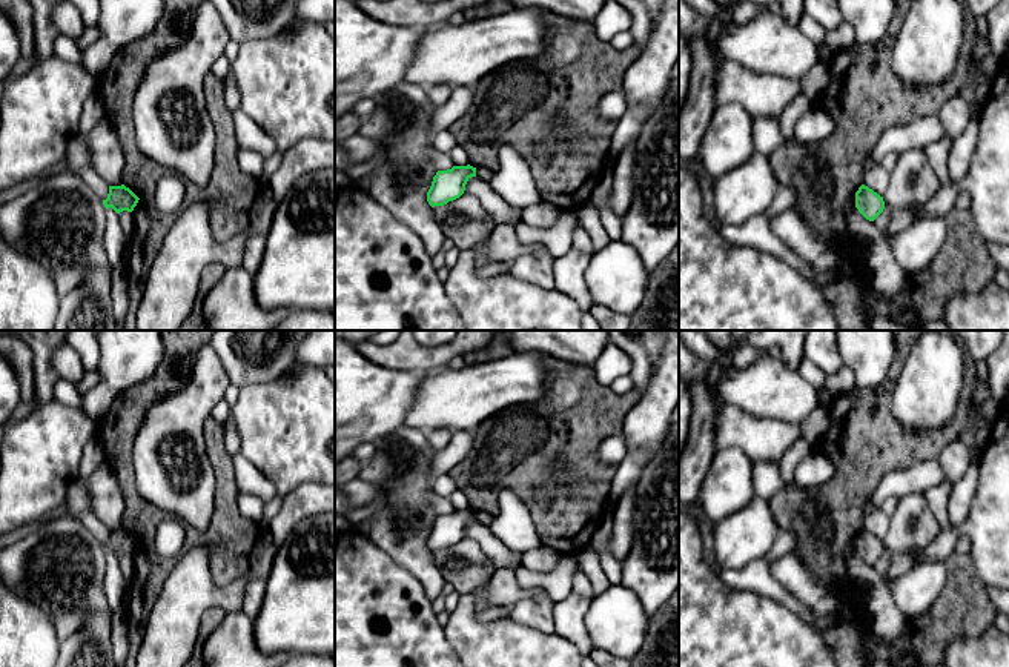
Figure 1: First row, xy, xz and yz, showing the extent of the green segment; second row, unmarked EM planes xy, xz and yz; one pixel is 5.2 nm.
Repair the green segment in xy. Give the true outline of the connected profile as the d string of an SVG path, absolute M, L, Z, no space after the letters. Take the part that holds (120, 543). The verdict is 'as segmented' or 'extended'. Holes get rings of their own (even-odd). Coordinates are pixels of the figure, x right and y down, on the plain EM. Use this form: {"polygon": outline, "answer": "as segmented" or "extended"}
{"polygon": "M124 529L109 530L108 543L103 544L106 553L112 552L117 558L127 555L132 556L138 547L138 541Z", "answer": "as segmented"}

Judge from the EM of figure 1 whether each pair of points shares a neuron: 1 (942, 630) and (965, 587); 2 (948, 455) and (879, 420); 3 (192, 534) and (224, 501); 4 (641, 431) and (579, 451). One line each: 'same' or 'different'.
1: same
2: different
3: same
4: different

